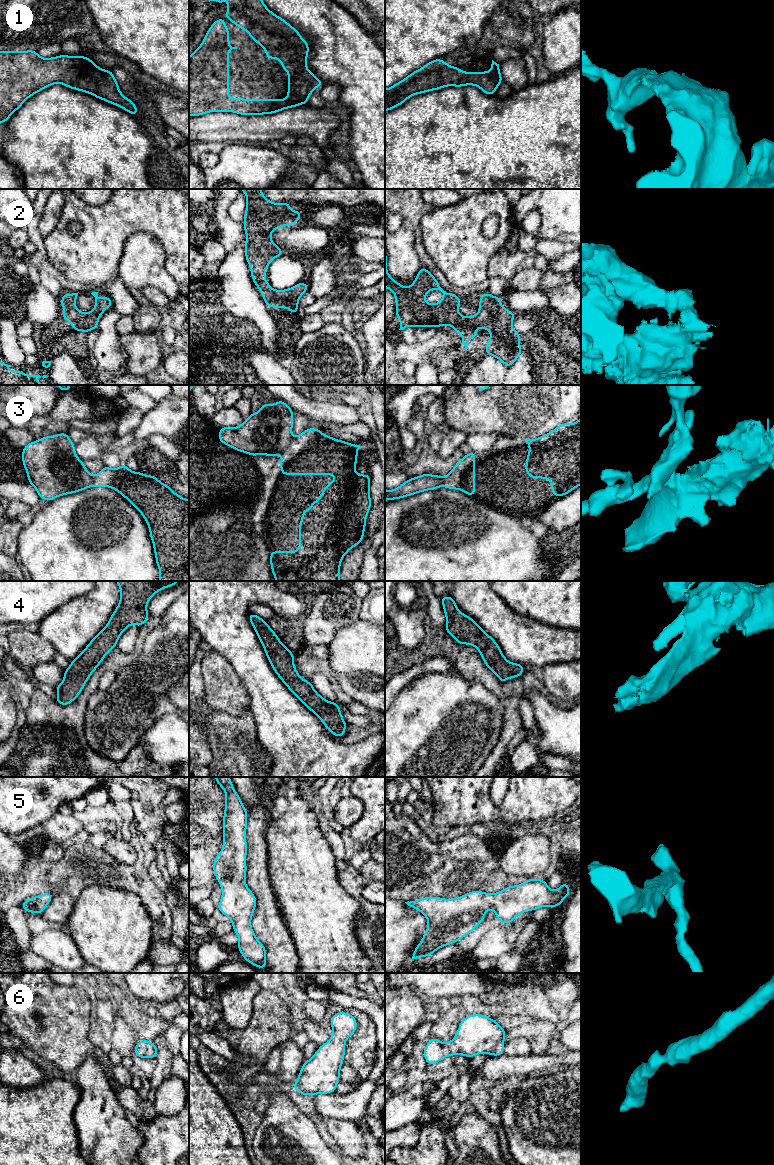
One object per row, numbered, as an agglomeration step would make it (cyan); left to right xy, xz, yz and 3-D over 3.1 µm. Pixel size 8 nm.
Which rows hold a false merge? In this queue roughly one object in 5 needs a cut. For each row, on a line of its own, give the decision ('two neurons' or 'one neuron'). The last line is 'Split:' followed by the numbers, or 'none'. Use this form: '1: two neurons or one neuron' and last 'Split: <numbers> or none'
1: one neuron
2: one neuron
3: one neuron
4: one neuron
5: one neuron
6: one neuron
Split: none

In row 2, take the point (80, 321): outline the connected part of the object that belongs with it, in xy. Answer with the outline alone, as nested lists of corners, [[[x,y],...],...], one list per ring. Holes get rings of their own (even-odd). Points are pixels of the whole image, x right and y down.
[[[98,292],[91,293],[95,297],[95,308],[89,312],[84,313],[79,311],[75,302],[78,293],[63,294],[60,304],[64,308],[61,319],[71,322],[71,328],[75,331],[82,331],[88,333],[91,330],[98,329],[99,317],[104,311],[113,306],[111,298],[107,295],[105,298],[99,298]]]

